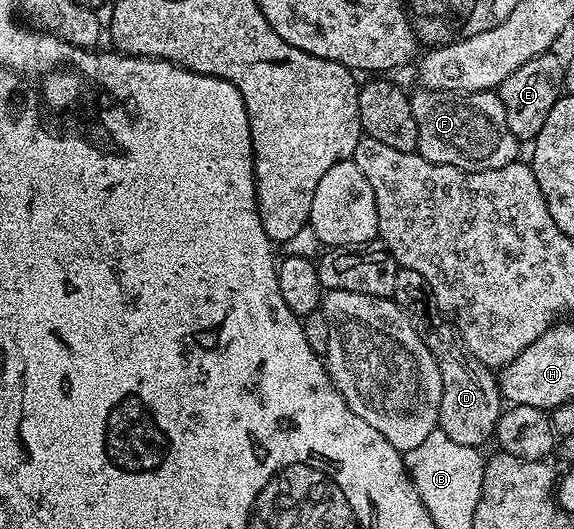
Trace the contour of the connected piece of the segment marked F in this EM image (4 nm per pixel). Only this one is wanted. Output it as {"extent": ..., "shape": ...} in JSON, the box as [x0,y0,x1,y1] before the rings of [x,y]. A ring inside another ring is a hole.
{"extent":[409,88,519,172],"shape":[[[417,88],[417,91],[412,91],[409,103],[415,116],[415,124],[419,124],[419,144],[416,153],[422,154],[427,160],[471,172],[503,168],[518,161],[519,143],[515,136],[511,136],[511,128],[507,128],[507,112],[501,103],[500,93],[484,90],[470,94],[443,94],[436,90]]]}

